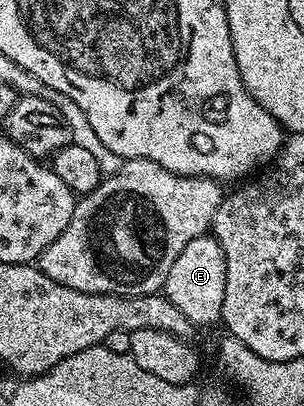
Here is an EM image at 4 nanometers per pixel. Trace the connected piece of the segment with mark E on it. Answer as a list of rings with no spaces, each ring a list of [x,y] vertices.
[[[203,235],[192,239],[184,251],[172,263],[172,271],[168,271],[164,295],[195,327],[202,325],[218,325],[222,319],[224,303],[224,251],[213,235]]]

